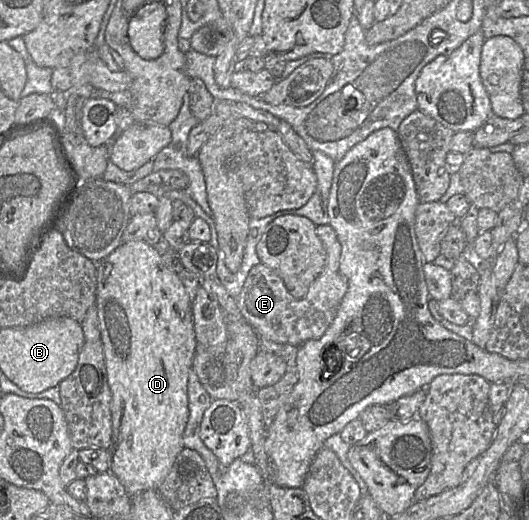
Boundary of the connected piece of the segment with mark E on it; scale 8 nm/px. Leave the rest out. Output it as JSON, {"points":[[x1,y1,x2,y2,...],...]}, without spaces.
{"points":[[329,224,317,225,316,234,325,249,326,263,302,299,295,299,287,290,282,278,263,263,258,263,249,271,243,288,236,298,236,304,243,318,260,338,299,346,308,340,321,338,335,319,348,290,347,279,339,271,341,244,335,230]]}

